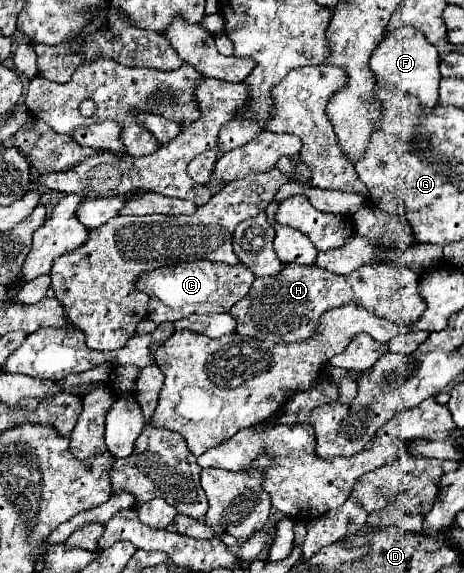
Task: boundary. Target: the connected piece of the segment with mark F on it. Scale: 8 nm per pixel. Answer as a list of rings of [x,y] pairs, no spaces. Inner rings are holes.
[[[399,27],[391,35],[385,35],[383,41],[375,47],[369,67],[375,75],[375,81],[381,85],[393,85],[409,95],[419,99],[419,105],[423,113],[431,113],[433,107],[437,105],[437,95],[439,95],[439,55],[435,45],[427,43],[425,35],[419,31],[411,31],[411,27]]]

